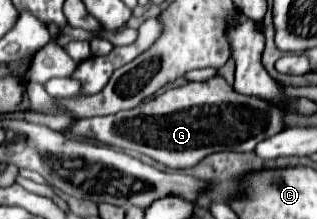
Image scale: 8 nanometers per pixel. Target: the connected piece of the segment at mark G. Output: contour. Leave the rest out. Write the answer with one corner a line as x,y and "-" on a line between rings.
215,75
207,81
193,81
177,89
167,89
129,111
77,119
65,131
125,151
139,151
171,169
189,169
217,151
253,151
259,141
279,133
281,129
283,111
279,107
257,97
241,95
227,85
223,77

